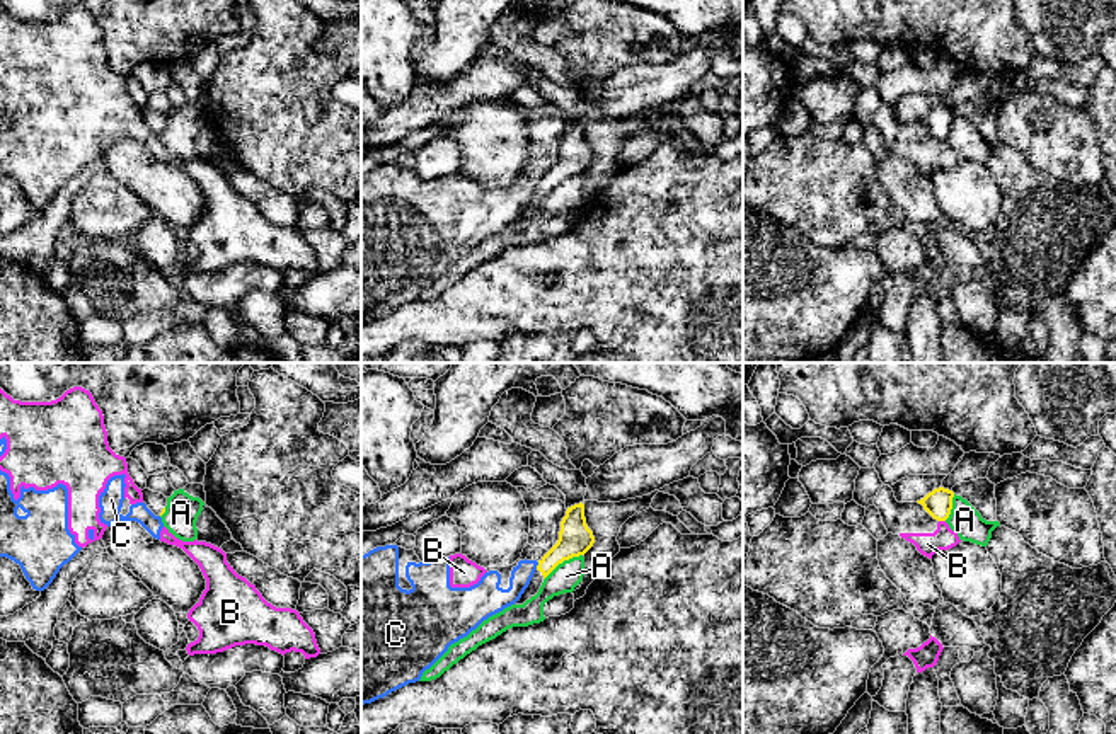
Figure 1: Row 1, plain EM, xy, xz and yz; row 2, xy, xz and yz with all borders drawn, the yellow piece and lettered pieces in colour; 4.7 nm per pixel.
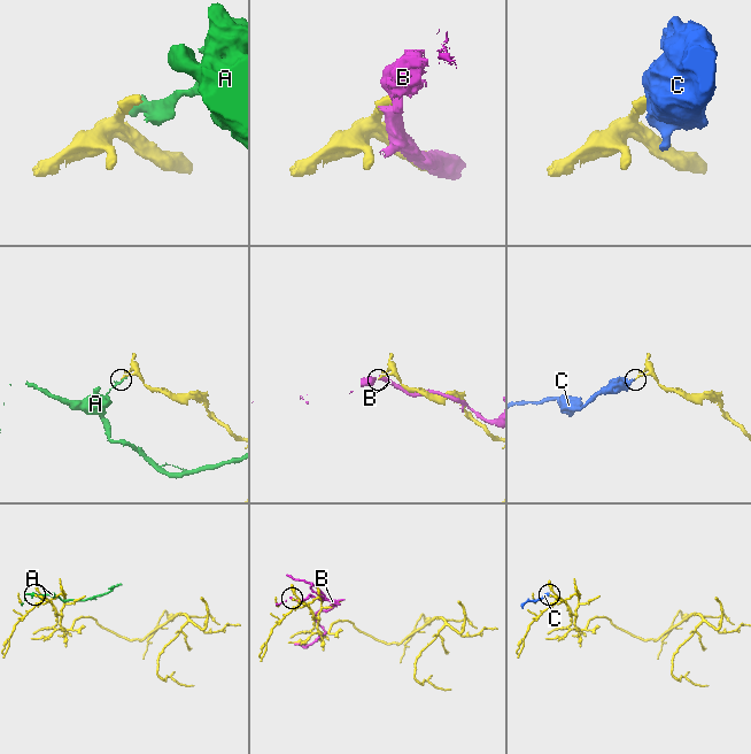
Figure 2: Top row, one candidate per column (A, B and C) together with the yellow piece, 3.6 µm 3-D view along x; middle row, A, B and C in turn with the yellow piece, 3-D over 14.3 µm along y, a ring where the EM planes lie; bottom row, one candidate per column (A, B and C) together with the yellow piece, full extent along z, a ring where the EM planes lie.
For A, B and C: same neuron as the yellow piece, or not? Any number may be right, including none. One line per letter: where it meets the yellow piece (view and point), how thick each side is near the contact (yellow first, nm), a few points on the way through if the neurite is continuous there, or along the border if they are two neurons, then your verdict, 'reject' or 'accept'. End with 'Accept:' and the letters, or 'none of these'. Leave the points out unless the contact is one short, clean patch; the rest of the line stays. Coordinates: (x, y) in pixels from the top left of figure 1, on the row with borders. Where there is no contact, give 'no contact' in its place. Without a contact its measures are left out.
A: contact xz (563, 561); calibres 160 and 140 nm; border xz (581, 554), (564, 559), (544, 579); reject
B: contact yz (943, 520); calibres 130 and 110 nm; reject
C: contact xz (537, 566); calibres 160 and 120 nm; border xz (539, 562), (535, 569); reject
Accept: none of these

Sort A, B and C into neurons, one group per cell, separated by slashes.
A / B C

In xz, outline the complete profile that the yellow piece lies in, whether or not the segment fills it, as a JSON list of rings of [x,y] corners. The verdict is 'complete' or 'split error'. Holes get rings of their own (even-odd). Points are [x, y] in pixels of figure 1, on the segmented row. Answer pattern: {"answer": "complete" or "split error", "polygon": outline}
{"answer": "split error", "polygon": [[[574,504],[567,507],[566,516],[561,521],[561,531],[557,543],[538,560],[537,571],[515,605],[523,605],[535,596],[544,579],[564,560],[584,555],[595,543],[593,531],[586,525],[584,504]]]}

